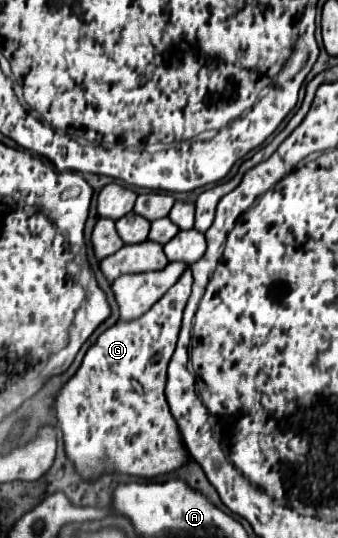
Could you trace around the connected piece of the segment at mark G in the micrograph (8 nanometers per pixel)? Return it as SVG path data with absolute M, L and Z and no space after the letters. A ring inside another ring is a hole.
M185 269L179 281L143 317L117 321L101 333L85 353L77 373L57 391L53 407L63 431L65 455L83 481L113 473L151 479L189 463L191 457L165 401L165 381L191 283L191 269Z

